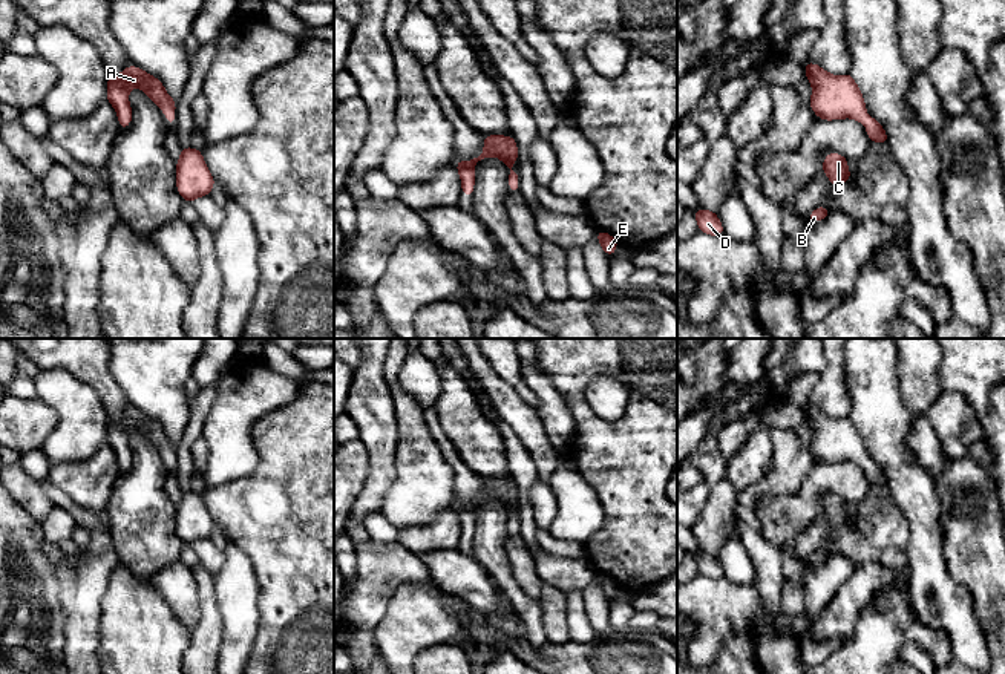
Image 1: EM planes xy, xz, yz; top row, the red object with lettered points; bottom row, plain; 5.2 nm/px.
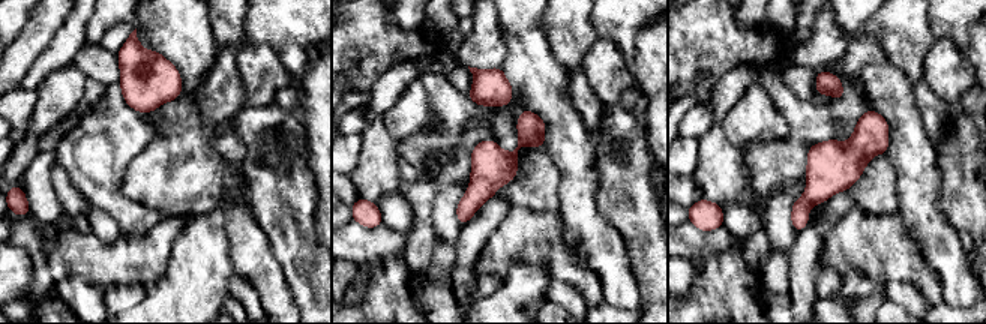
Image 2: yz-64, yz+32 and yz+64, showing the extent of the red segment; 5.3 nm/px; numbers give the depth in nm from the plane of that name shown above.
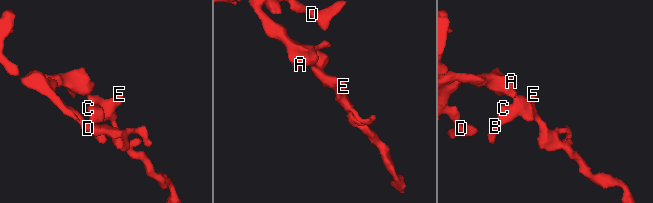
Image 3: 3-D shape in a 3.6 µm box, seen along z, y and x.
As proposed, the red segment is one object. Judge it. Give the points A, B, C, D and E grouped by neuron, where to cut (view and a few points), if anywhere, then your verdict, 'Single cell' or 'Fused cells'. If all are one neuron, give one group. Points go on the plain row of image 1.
Groups: A B C D E. No split. Single cell

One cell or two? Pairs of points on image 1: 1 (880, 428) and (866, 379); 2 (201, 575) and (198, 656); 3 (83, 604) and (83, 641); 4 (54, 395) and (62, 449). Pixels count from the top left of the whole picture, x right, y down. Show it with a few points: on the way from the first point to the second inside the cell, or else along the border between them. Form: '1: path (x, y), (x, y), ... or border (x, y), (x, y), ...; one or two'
1: path (880, 415), (875, 391); one
2: path (207, 595), (206, 636); one
3: path (83, 613), (83, 631); one
4: path (66, 409), (66, 435); one

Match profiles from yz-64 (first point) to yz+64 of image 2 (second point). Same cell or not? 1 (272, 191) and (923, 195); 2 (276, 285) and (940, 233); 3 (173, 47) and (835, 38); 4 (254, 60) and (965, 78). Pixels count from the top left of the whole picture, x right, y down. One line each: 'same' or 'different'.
1: different
2: same
3: different
4: same

